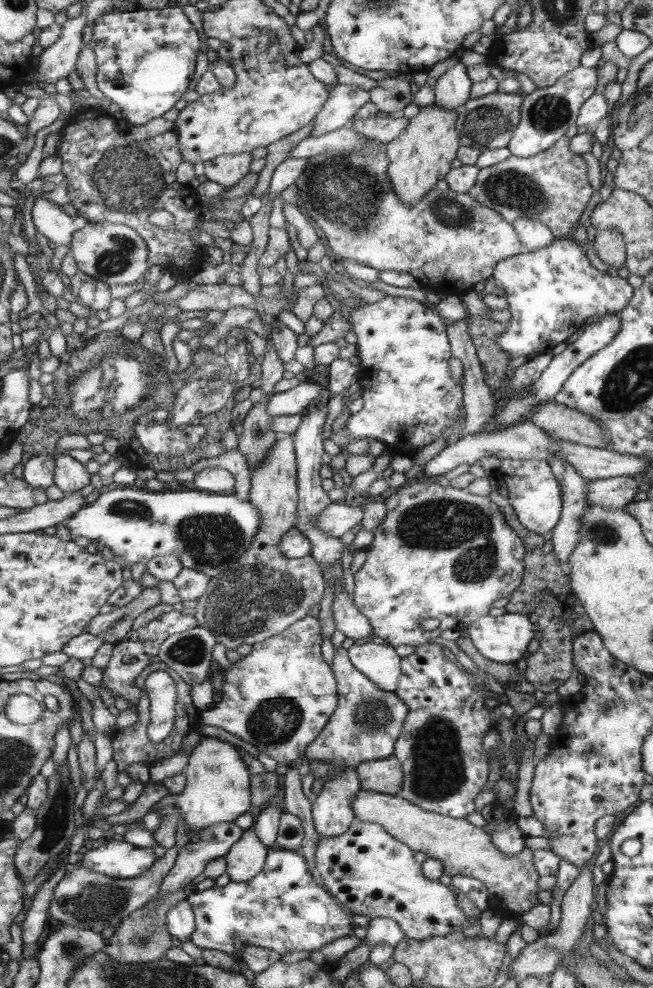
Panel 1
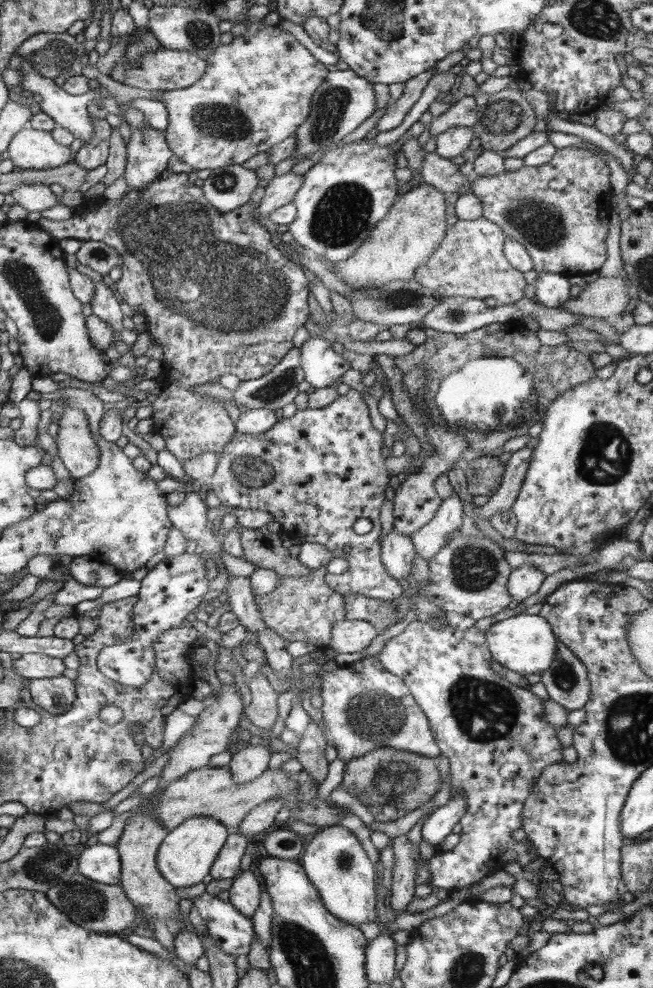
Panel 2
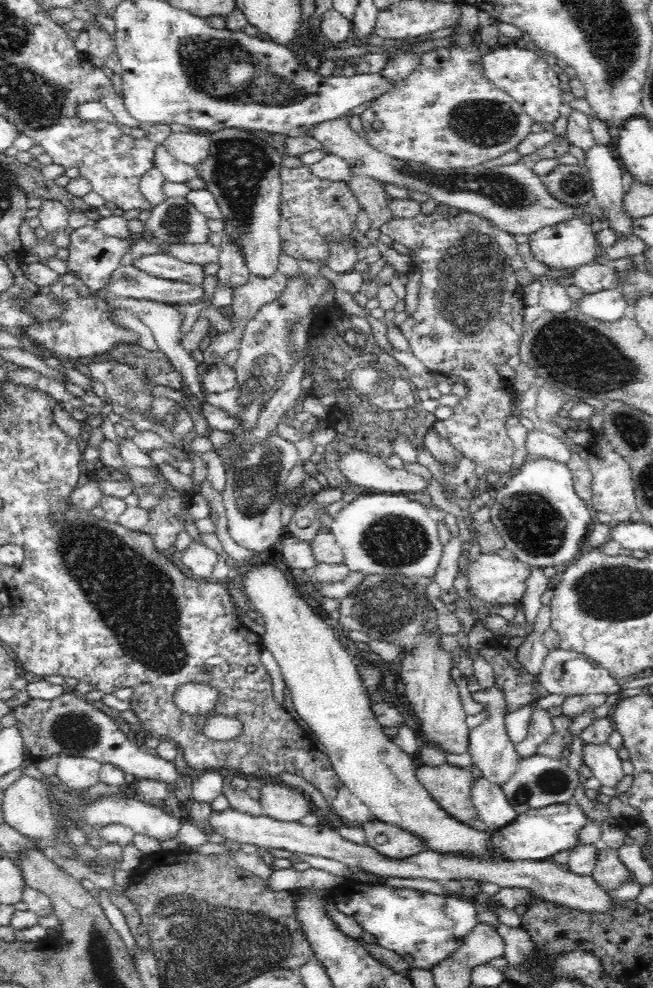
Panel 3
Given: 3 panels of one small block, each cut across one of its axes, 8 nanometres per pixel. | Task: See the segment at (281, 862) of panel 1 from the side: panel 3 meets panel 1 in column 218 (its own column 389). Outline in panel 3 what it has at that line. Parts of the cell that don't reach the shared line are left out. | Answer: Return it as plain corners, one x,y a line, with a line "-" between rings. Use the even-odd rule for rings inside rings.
347,878
340,886
331,889
328,897
338,912
355,918
382,948
399,954
411,968
422,970
431,971
436,962
454,954
454,950
464,942
464,936
478,924
476,905
468,899
451,895

